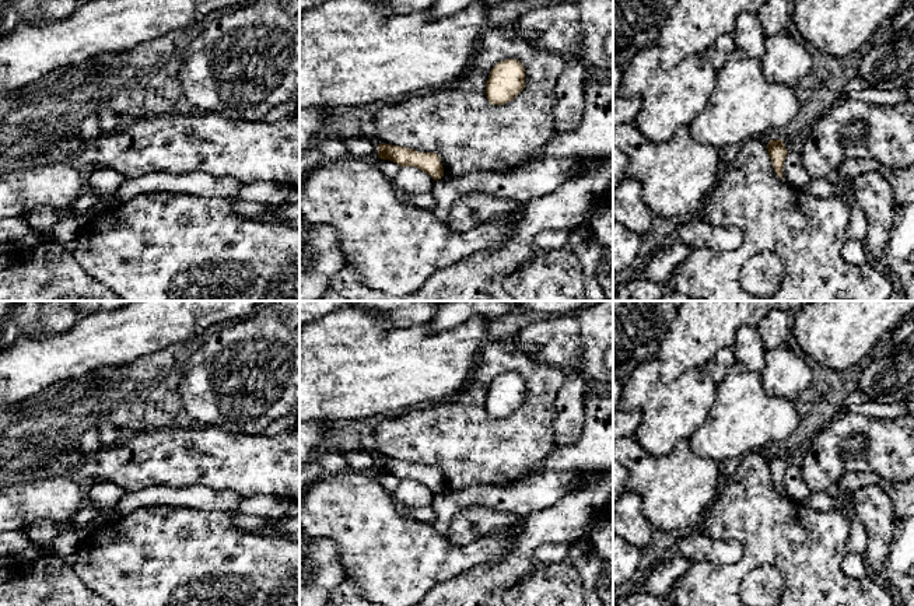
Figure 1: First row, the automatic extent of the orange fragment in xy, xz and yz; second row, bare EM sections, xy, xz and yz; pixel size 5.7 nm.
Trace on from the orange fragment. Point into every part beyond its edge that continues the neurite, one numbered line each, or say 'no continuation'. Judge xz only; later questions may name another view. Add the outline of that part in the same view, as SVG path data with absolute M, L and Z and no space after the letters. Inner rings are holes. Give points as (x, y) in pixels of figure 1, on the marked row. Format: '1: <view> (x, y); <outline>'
1: xz (360, 147); M358 136L346 140L344 146L353 158L363 161L374 161L378 158L378 143L372 139Z

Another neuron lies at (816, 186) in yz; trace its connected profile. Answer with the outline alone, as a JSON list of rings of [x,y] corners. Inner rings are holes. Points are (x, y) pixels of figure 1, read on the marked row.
[[[812,178],[805,186],[805,192],[815,197],[843,196],[843,183],[833,185],[826,178]]]

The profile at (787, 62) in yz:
[[[785,31],[766,36],[766,55],[761,59],[761,67],[767,81],[794,88],[809,76],[813,66],[815,59],[808,48]]]

